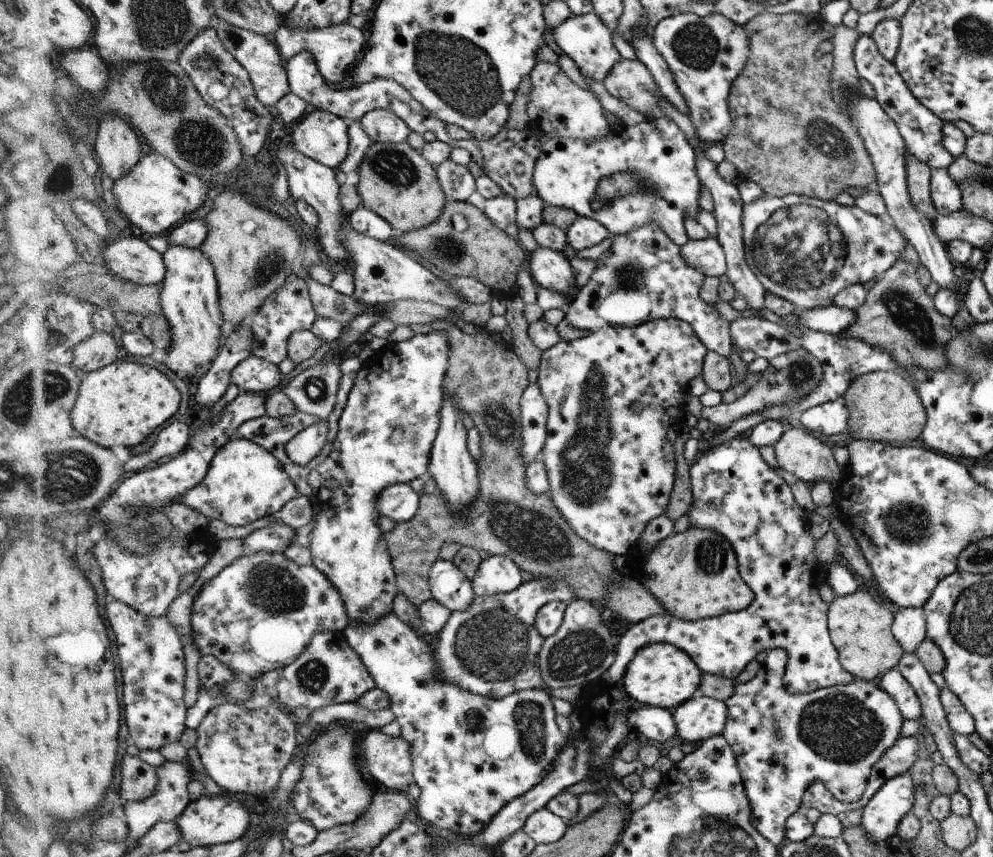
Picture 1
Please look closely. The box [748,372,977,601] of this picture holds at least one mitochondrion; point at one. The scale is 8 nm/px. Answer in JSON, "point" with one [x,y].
{"point":[906,523]}

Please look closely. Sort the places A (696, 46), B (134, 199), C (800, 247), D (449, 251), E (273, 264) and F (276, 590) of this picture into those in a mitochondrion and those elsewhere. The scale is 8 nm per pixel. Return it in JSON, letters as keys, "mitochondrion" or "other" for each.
{"A":"mitochondrion","B":"other","C":"mitochondrion","D":"mitochondrion","E":"mitochondrion","F":"mitochondrion"}

